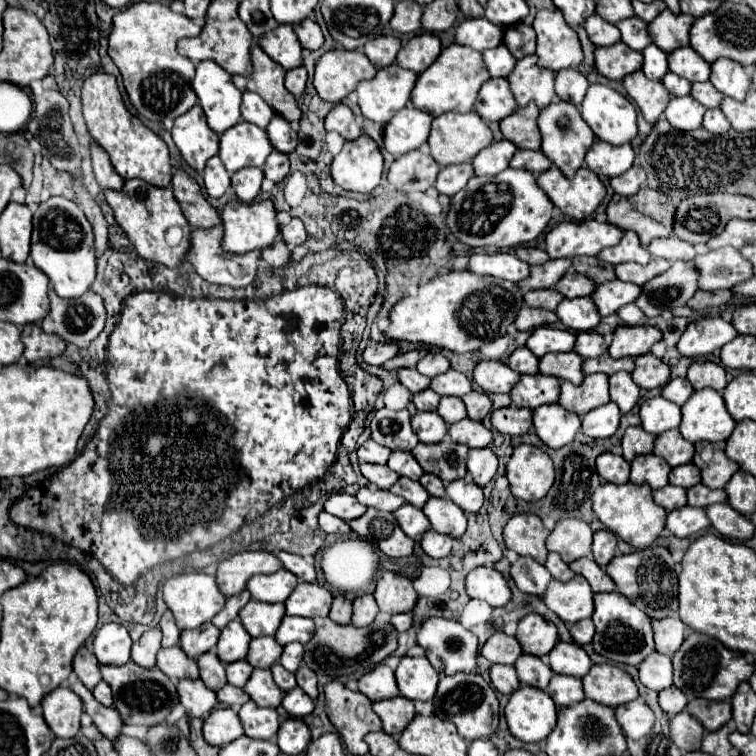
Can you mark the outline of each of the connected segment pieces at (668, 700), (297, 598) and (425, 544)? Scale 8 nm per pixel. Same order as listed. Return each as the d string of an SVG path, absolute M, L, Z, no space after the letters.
M675 685L659 691L659 707L667 713L667 715L677 715L687 707L687 697L683 695L683 691L677 691Z
M301 581L285 601L285 607L287 607L287 615L329 617L331 603L333 603L333 595L325 587L321 587L319 583Z
M427 531L423 537L421 537L421 547L427 555L435 557L435 559L443 559L447 555L451 555L451 543L453 539L447 537L447 535L437 535L437 531Z

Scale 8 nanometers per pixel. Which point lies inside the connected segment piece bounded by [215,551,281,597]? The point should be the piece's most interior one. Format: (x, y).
(232, 574)

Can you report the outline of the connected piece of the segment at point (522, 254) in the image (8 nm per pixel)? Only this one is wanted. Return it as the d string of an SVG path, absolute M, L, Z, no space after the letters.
M519 247L517 251L515 251L515 255L519 257L519 259L523 259L525 263L529 263L529 265L541 265L541 263L549 263L551 261L551 257L543 251L543 249L537 249L537 247Z

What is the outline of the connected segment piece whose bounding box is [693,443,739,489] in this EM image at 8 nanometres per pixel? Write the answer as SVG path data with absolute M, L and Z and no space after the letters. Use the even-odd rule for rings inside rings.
M715 443L715 455L709 463L703 463L699 459L699 455L695 455L693 463L701 469L701 477L703 477L703 485L707 485L709 489L723 489L725 483L733 477L733 473L739 471L737 463L733 463L731 459L727 459L725 451L721 449L723 445Z

